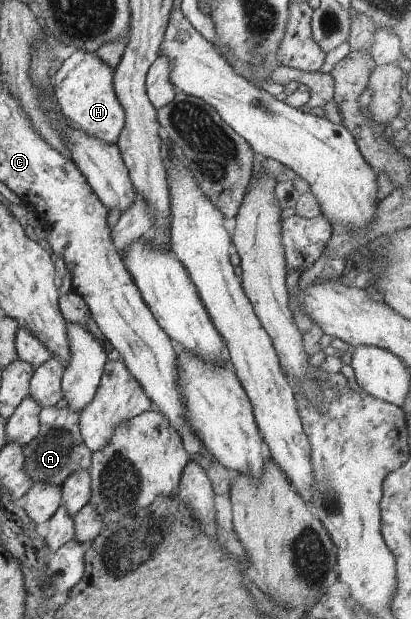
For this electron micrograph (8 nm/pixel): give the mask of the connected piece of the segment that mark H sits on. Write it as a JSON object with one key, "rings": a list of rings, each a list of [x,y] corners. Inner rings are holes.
{"rings":[[[79,49],[63,62],[54,79],[55,97],[65,121],[73,129],[101,139],[109,145],[116,143],[125,123],[125,111],[115,95],[114,73],[115,70],[99,59],[97,52],[89,53]]]}

